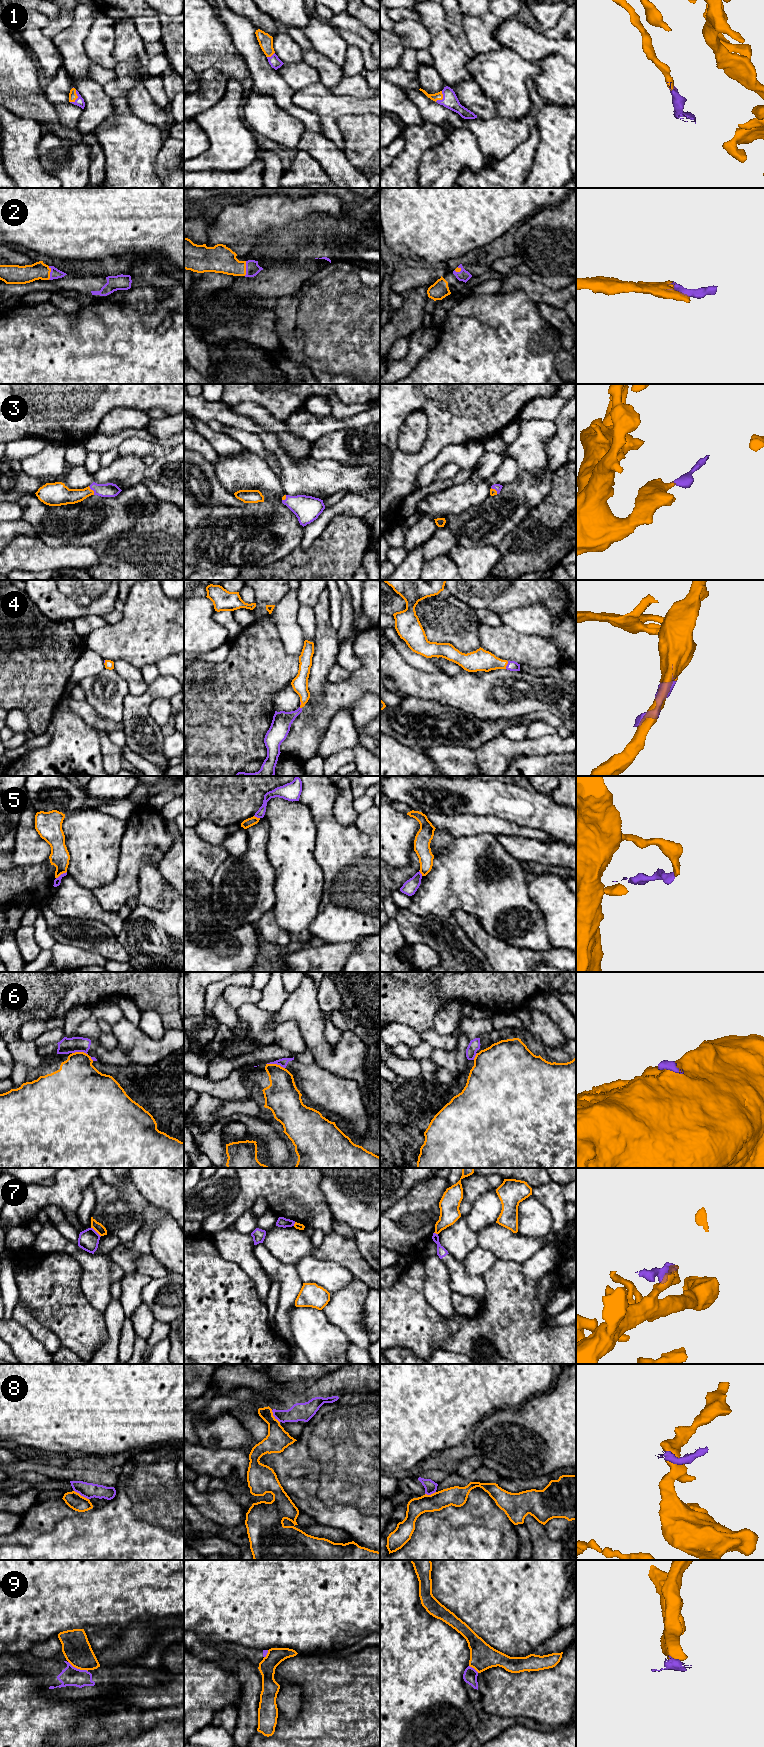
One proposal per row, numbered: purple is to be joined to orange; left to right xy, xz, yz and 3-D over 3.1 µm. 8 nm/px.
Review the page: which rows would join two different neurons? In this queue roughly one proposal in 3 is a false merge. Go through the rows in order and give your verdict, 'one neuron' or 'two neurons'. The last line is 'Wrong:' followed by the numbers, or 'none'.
1: one neuron
2: one neuron
3: one neuron
4: one neuron
5: two neurons
6: two neurons
7: two neurons
8: two neurons
9: two neurons
Wrong: 5, 6, 7, 8, 9

